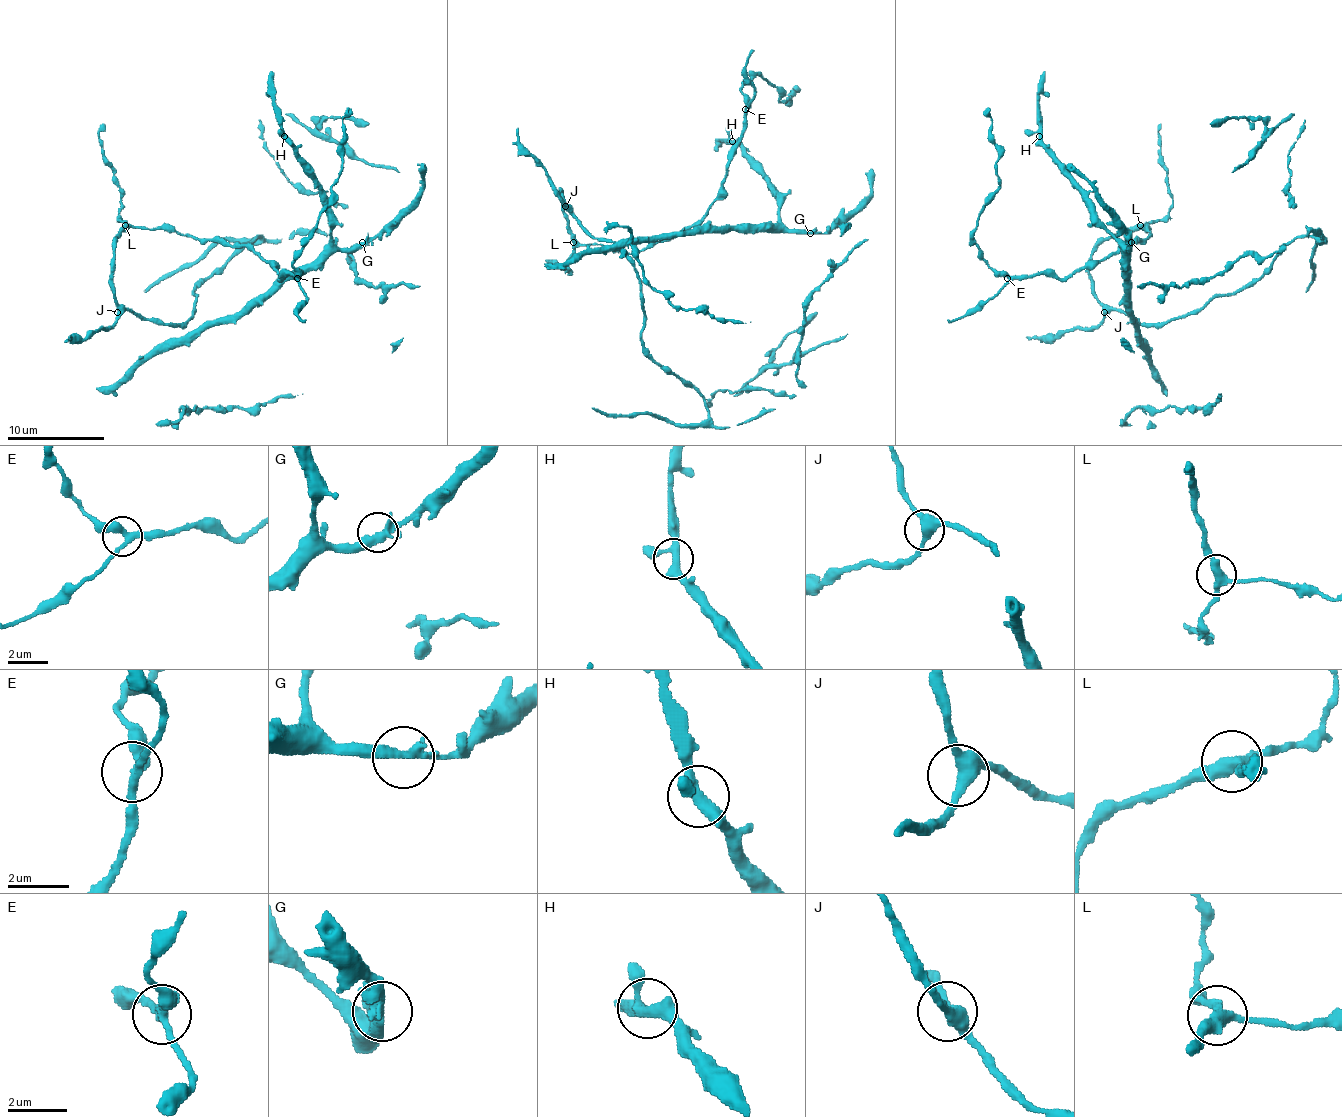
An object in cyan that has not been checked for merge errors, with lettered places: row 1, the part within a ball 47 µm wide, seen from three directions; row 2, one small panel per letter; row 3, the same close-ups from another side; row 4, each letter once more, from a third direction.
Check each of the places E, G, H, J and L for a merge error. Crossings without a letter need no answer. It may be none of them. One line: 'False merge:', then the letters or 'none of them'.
False merge: none of them

